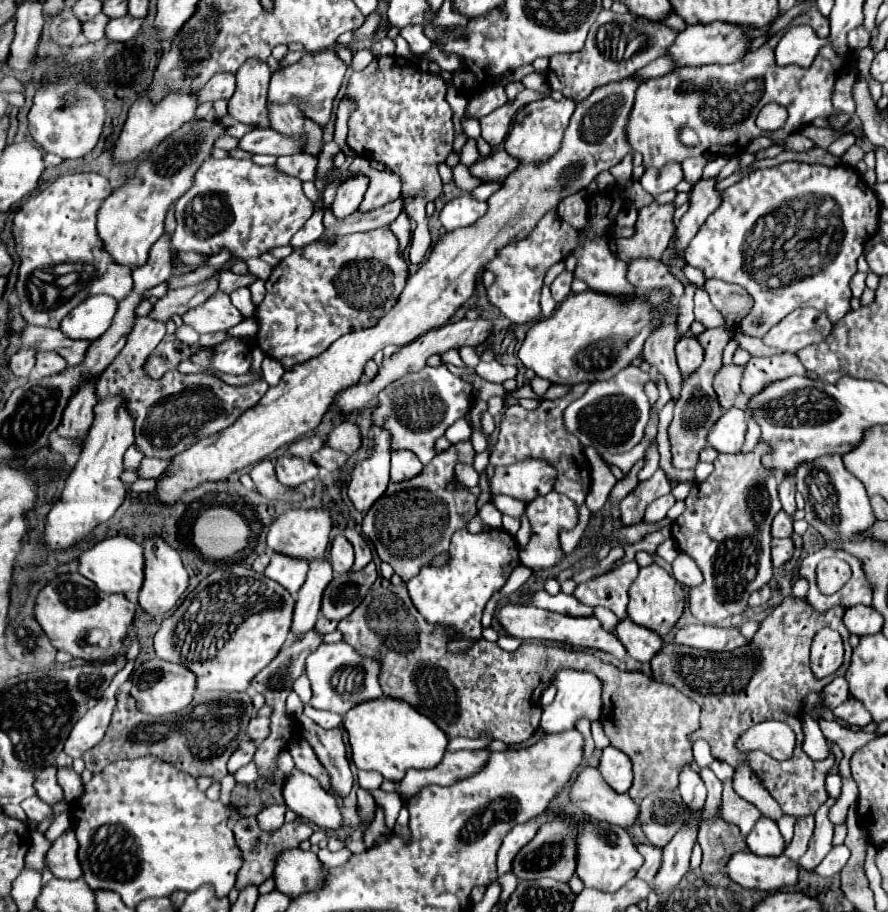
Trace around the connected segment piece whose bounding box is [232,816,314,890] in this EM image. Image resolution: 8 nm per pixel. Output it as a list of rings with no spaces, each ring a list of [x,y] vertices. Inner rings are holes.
[[[248,816],[240,822],[234,824],[234,836],[236,836],[236,844],[238,848],[242,850],[242,856],[244,856],[244,864],[240,868],[240,876],[238,876],[238,882],[236,882],[236,888],[238,890],[244,890],[248,884],[254,884],[254,886],[260,886],[264,880],[268,880],[272,876],[272,870],[274,870],[274,858],[286,850],[286,848],[296,848],[302,840],[308,840],[312,836],[312,826],[304,820],[296,820],[292,824],[282,824],[278,830],[274,832],[264,832],[258,822],[256,822],[256,816]]]

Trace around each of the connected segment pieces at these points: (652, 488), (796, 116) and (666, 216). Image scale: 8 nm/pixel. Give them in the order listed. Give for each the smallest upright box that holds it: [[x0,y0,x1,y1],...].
[[620,468,670,526],[628,40,842,168],[610,202,676,260]]

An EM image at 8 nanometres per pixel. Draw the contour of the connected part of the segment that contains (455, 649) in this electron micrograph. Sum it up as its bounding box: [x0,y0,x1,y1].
[406,530,518,654]

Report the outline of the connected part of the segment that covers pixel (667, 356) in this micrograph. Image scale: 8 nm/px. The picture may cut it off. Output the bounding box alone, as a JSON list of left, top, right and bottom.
[638,318,682,402]

